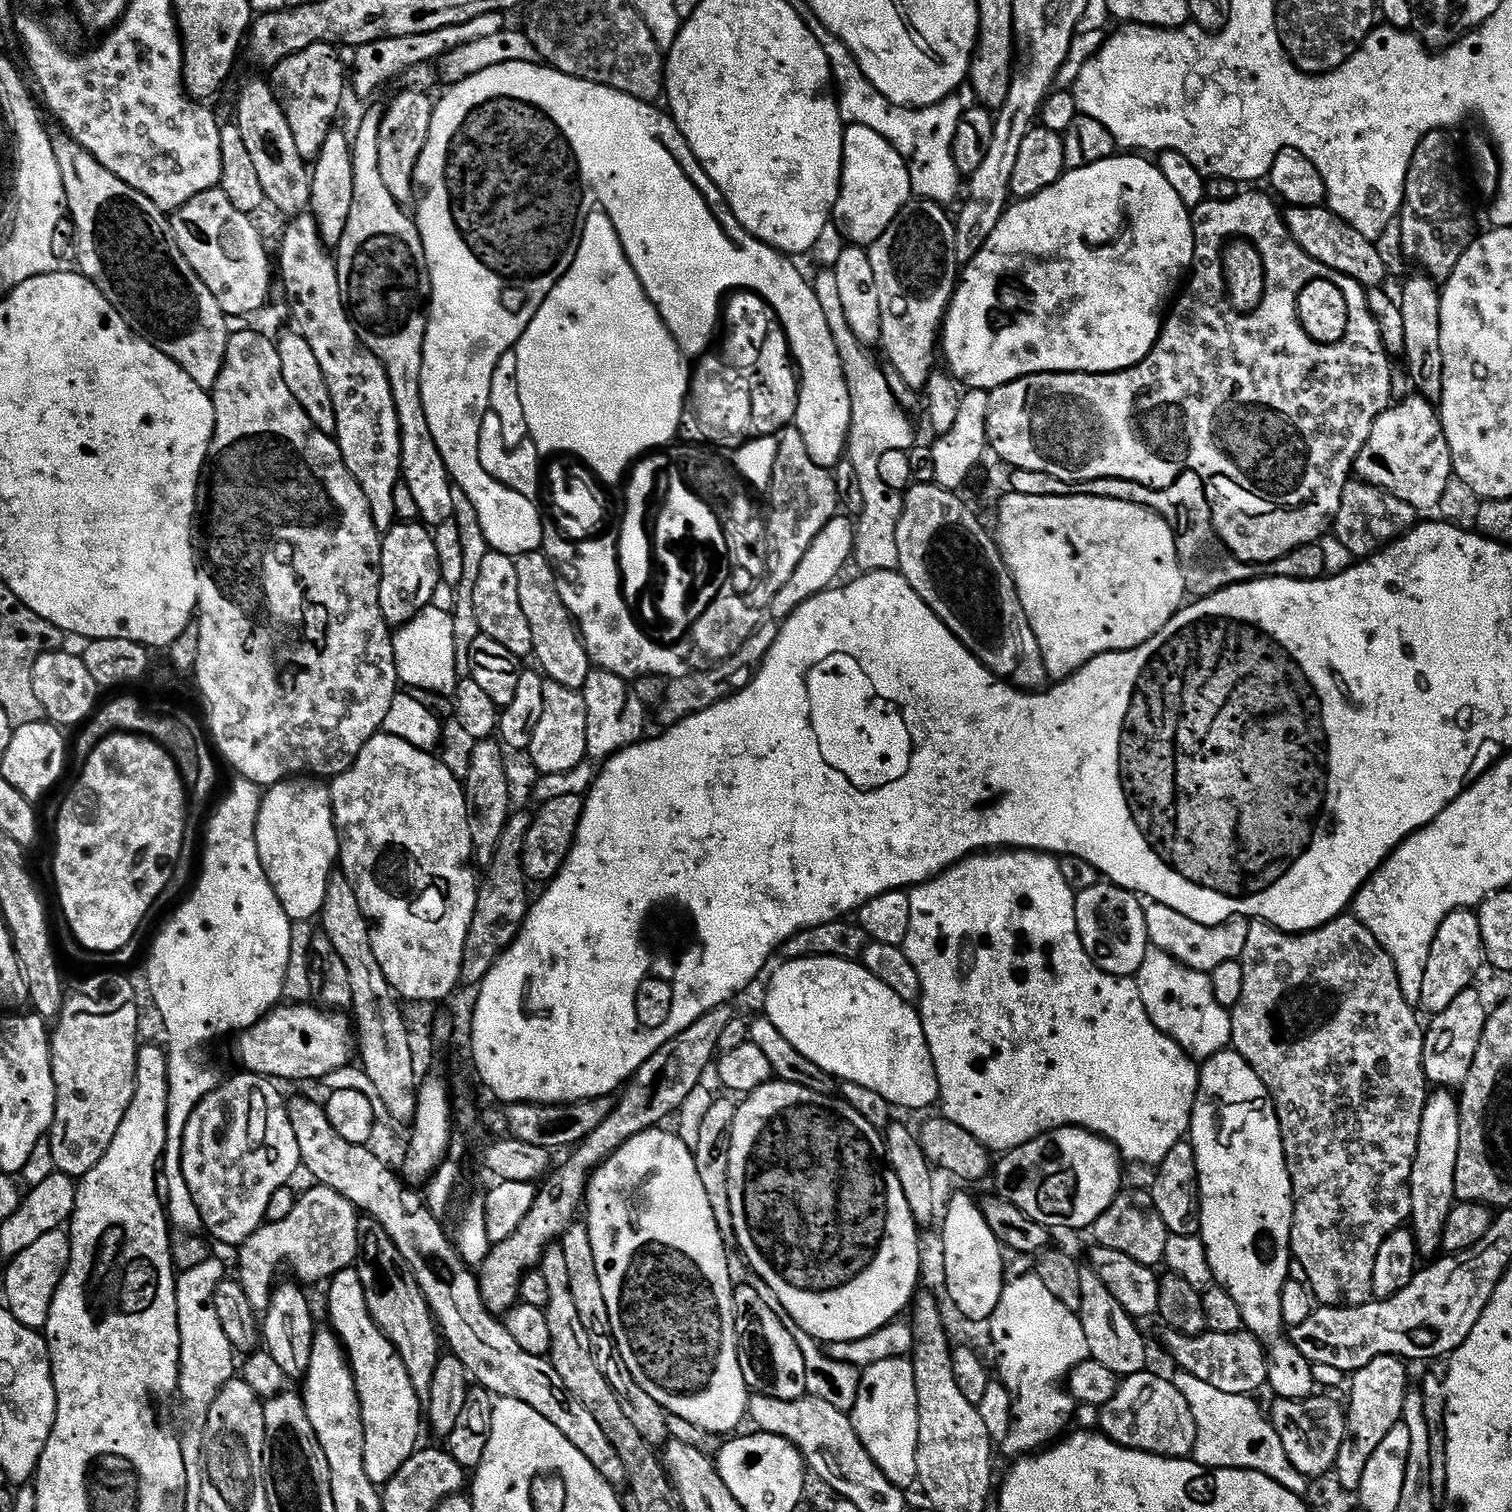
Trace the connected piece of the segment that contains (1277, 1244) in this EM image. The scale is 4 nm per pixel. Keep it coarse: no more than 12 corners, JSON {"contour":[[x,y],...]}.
{"contour":[[1234,1050],[1190,1105],[1199,1237],[1281,1400],[1292,1183],[1267,1086]]}

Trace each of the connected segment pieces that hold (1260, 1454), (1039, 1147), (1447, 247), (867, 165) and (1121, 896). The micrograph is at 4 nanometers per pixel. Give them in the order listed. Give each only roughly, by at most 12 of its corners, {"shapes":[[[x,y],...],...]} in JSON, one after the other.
{"shapes":[[[1177,1371],[1203,1468],[1254,1470],[1304,1496],[1252,1396]],[[1085,1128],[1003,1153],[1000,1199],[1088,1230],[1122,1191],[1120,1153]],[[1447,131],[1414,150],[1400,248],[1450,278],[1478,229]],[[844,130],[834,223],[852,246],[886,234],[913,199],[902,154]],[[1076,893],[1082,946],[1107,976],[1135,977],[1150,947],[1141,897]]]}

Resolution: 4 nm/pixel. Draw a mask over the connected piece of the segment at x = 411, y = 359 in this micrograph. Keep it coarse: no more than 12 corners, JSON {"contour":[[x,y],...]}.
{"contour":[[378,107],[352,141],[335,249],[358,338],[384,364],[420,520],[454,487],[422,406],[430,304],[415,219],[378,174]]}

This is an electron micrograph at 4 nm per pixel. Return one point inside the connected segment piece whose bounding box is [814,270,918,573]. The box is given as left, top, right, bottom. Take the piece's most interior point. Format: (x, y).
(877, 420)

